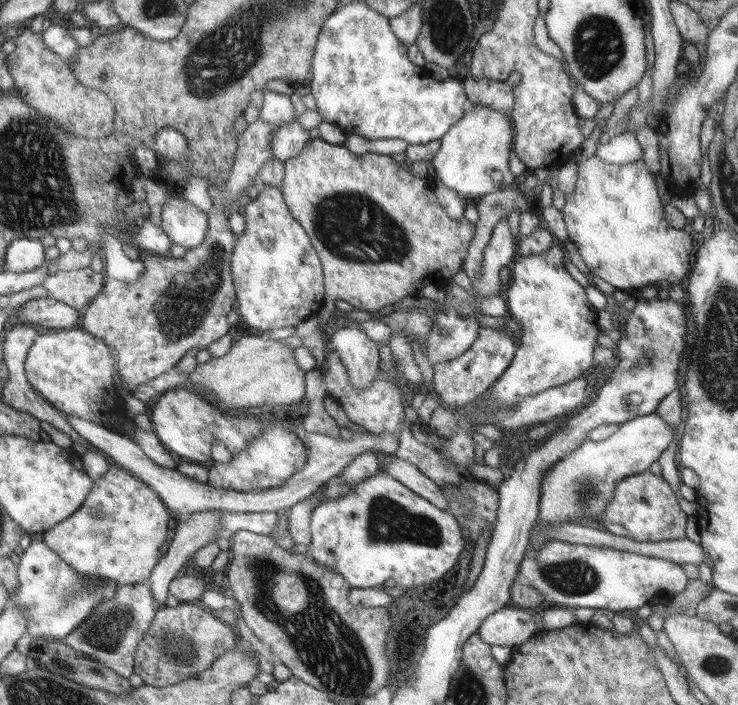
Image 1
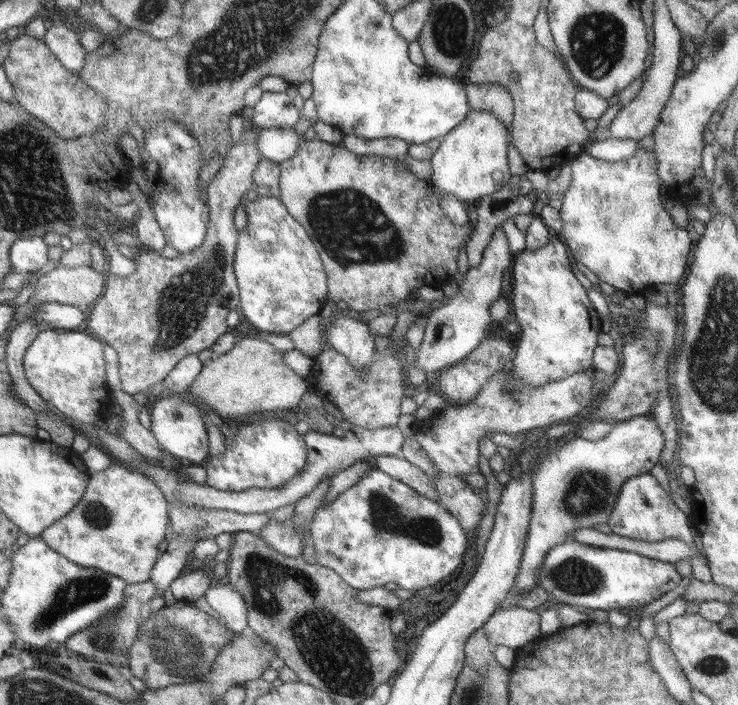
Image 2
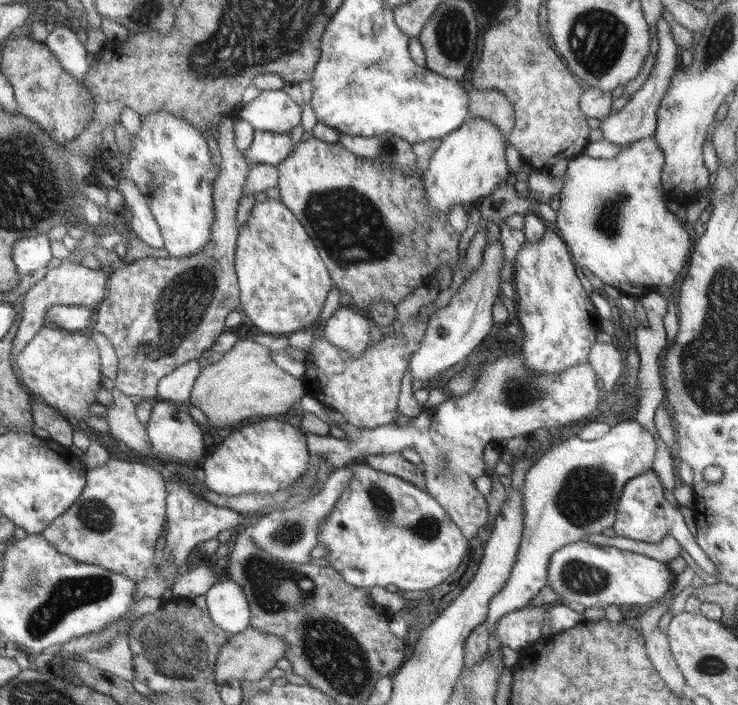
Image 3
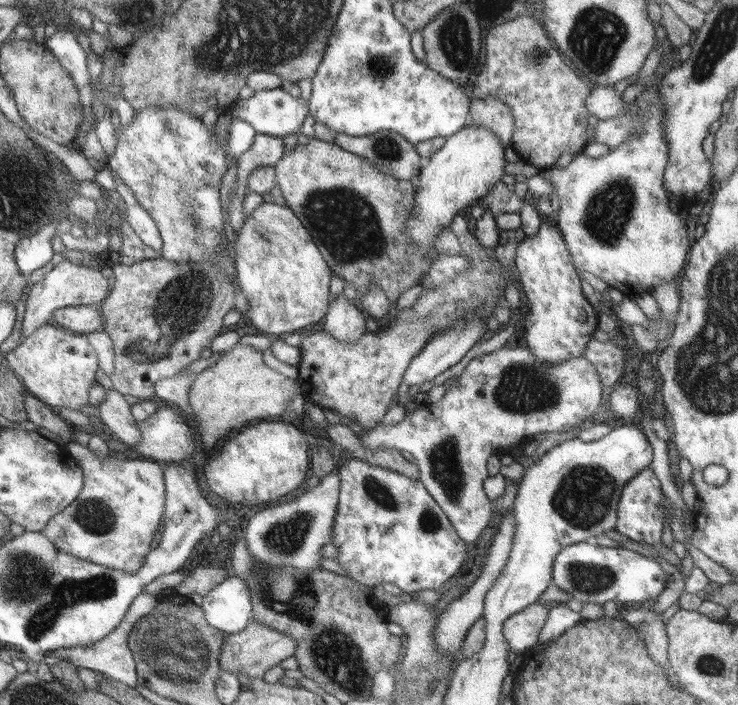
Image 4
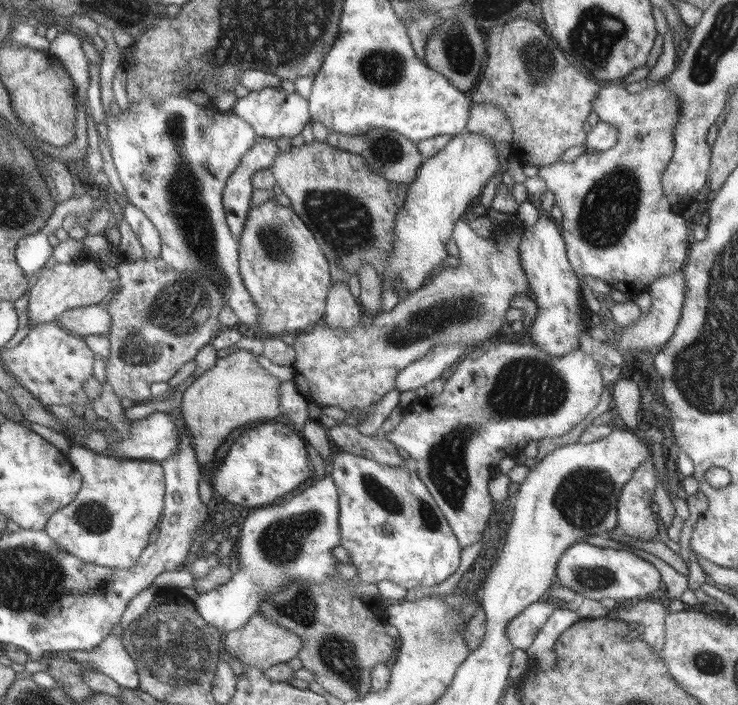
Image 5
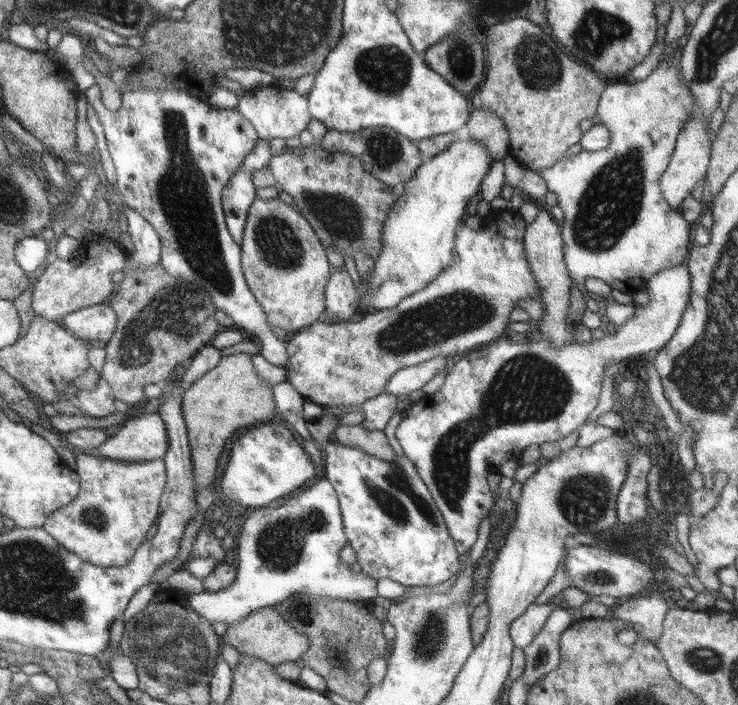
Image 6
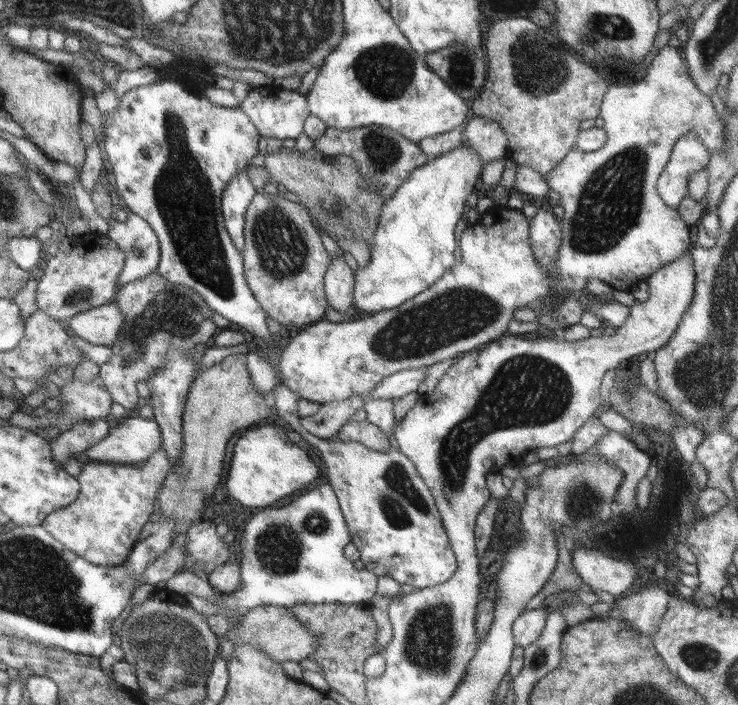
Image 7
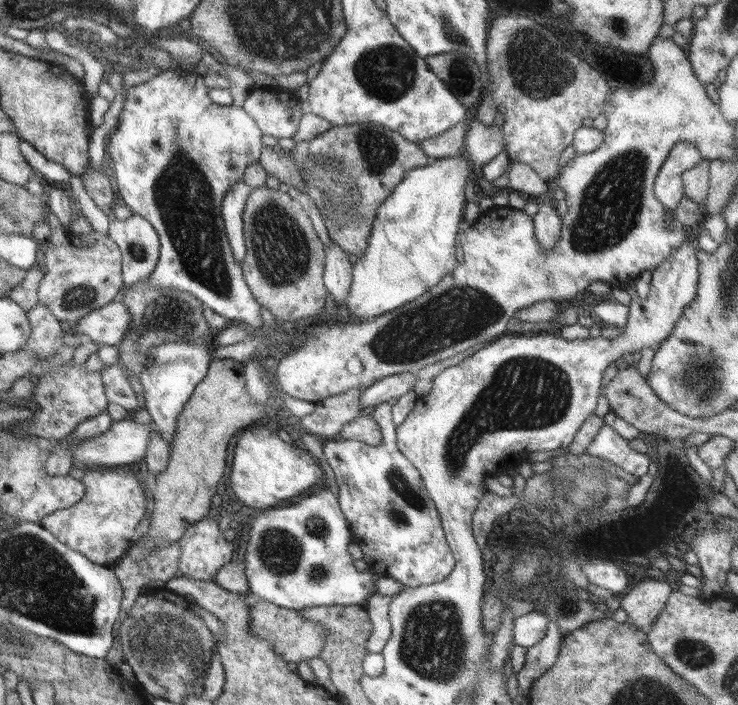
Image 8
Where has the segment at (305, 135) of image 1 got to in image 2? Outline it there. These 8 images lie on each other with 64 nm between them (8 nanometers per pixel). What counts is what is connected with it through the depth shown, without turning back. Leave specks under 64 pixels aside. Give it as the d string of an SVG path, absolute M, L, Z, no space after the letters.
M293 127L259 129L257 146L264 160L280 163L292 158L301 146L302 135Z

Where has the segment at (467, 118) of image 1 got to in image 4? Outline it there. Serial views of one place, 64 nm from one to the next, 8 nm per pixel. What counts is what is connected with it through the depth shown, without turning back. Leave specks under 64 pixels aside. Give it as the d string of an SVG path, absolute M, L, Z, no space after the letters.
M468 125L466 128L447 137L445 145L435 152L431 157L428 165L420 170L420 175L415 179L417 183L417 192L415 192L415 208L409 220L407 220L407 231L417 246L417 249L423 255L433 255L433 240L437 234L446 227L450 227L456 213L462 212L472 200L482 200L495 185L502 180L504 176L504 145L501 138L493 130L485 126Z

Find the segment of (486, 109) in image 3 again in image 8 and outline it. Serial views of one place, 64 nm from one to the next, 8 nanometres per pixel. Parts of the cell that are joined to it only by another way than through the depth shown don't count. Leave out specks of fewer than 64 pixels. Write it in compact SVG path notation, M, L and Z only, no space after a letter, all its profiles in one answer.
M473 118L465 134L464 152L482 168L494 160L500 152L504 152L505 140L500 127L492 124L485 125Z

